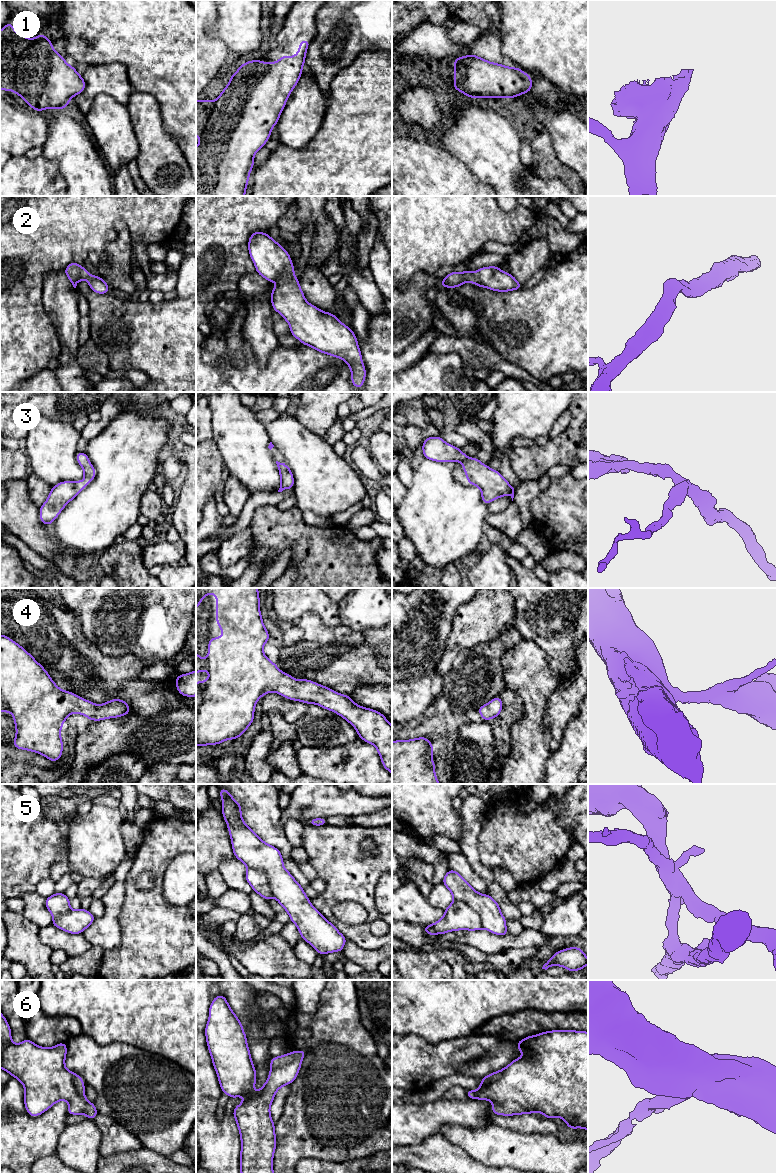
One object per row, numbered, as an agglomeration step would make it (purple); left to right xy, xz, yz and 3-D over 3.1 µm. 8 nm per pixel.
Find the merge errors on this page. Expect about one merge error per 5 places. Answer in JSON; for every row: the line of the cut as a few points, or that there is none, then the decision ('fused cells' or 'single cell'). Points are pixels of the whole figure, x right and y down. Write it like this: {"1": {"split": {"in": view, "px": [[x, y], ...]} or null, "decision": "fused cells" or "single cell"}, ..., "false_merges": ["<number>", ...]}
{"1": {"split": null, "decision": "single cell"}, "2": {"split": null, "decision": "single cell"}, "3": {"split": null, "decision": "single cell"}, "4": {"split": null, "decision": "single cell"}, "5": {"split": {"in": "xz", "px": [[247, 868], [259, 869], [265, 873], [272, 894]]}, "decision": "fused cells"}, "6": {"split": null, "decision": "single cell"}, "false_merges": ["5"]}

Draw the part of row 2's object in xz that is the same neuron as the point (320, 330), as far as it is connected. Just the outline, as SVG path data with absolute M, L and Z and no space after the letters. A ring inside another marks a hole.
M255 231L248 240L248 251L256 272L270 283L279 281L270 293L273 310L280 313L289 323L291 335L303 345L310 346L318 352L344 360L351 370L351 382L360 389L365 382L366 368L353 330L339 321L336 315L323 312L315 305L309 304L299 285L298 277L294 275L294 265L287 250L272 239L268 233Z

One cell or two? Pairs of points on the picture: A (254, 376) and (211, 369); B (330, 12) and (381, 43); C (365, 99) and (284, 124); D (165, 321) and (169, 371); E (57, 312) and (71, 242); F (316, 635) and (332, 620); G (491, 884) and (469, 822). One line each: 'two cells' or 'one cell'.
A: one cell
B: one cell
C: two cells
D: one cell
E: two cells
F: two cells
G: one cell

